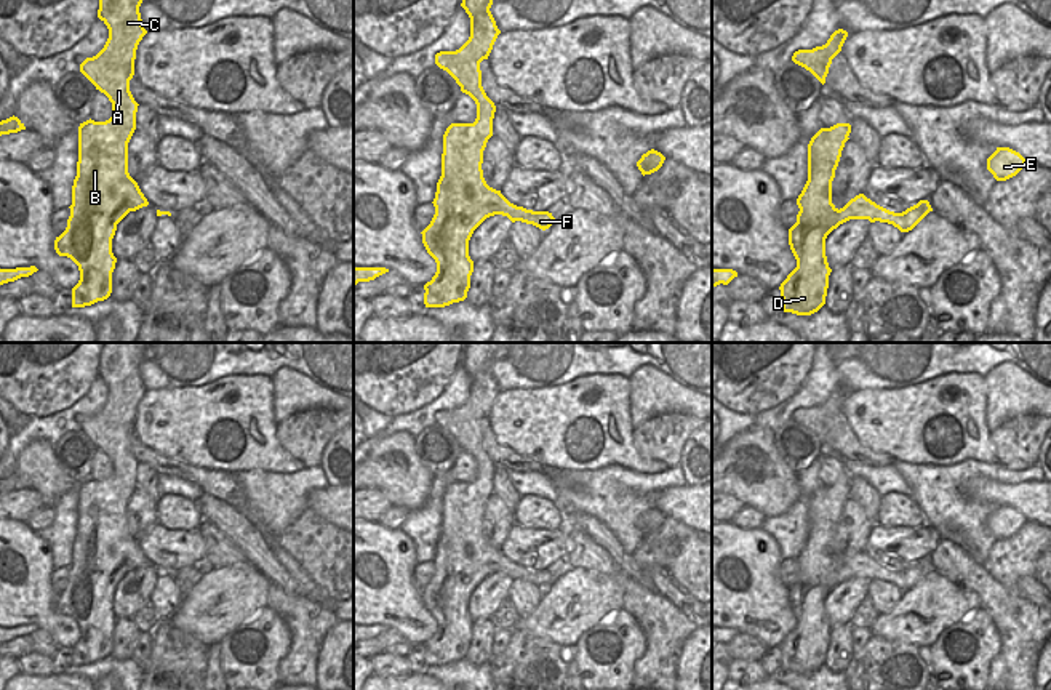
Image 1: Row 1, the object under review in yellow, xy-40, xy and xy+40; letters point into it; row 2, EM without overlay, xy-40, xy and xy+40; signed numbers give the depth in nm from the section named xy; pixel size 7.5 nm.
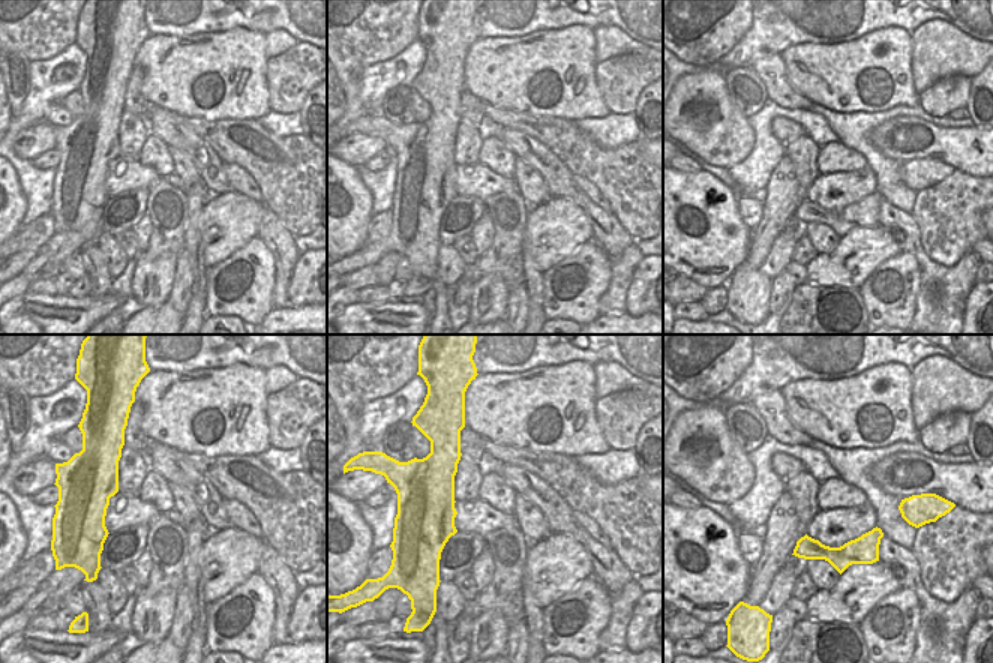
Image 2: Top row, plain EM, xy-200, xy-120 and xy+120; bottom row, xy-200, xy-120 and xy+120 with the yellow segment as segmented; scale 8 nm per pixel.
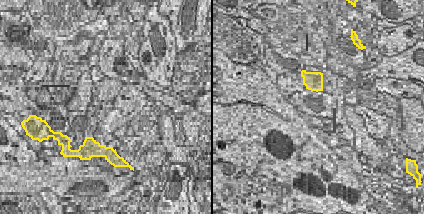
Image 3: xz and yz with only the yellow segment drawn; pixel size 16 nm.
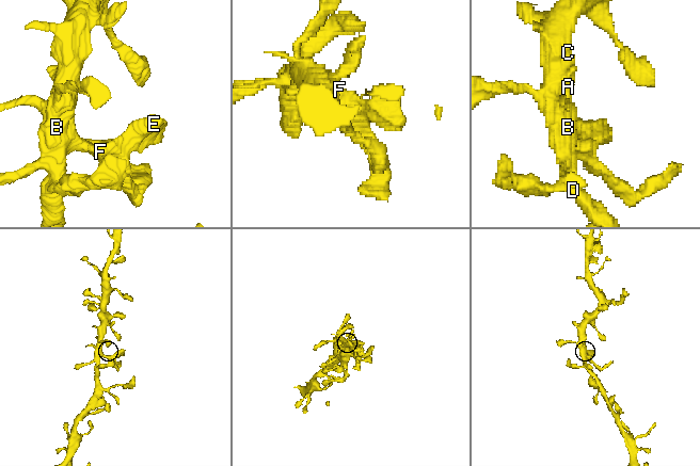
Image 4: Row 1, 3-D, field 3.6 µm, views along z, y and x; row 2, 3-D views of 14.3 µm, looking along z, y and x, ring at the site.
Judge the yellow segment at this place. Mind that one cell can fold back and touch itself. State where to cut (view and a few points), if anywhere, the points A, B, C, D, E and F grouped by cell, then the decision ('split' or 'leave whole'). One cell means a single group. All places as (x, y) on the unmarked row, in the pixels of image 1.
no cut; A B C D E F; leave whole

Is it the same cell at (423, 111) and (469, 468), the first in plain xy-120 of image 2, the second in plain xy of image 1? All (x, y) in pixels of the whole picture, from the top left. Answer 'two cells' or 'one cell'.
one cell

